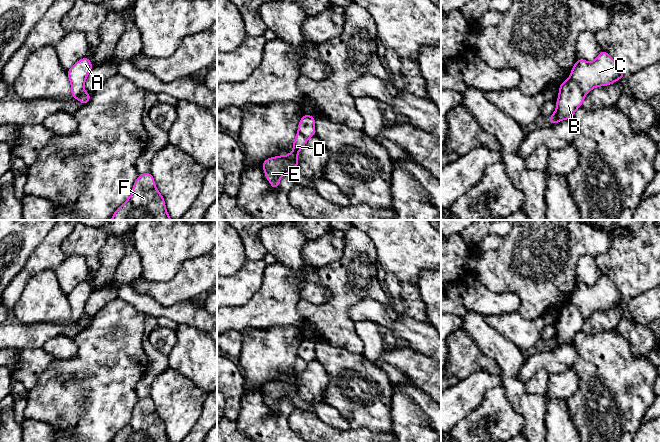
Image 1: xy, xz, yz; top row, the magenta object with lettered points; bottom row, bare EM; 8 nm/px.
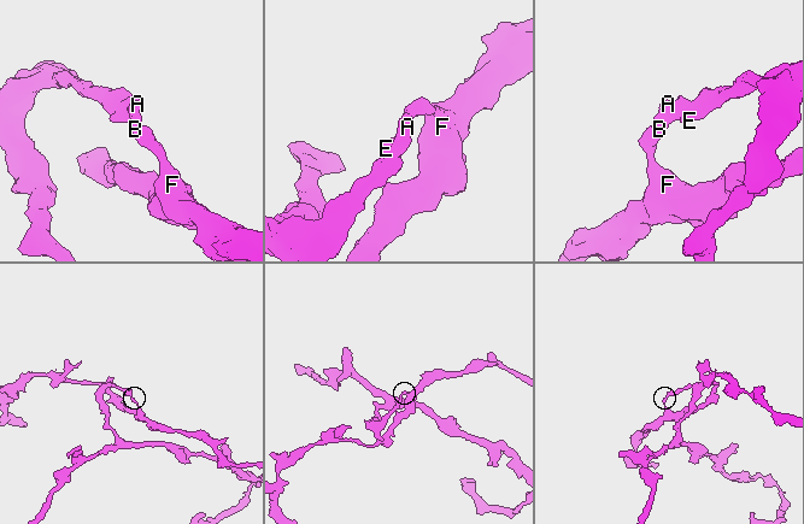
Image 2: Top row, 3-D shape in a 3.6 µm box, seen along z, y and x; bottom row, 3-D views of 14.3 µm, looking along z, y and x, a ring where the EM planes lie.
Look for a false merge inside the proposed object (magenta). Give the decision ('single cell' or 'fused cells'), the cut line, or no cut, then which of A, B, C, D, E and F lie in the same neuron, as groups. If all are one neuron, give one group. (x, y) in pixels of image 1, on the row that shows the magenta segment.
fused cells; cut in yz along (570, 78), (578, 85), (584, 95); A C D E / B F

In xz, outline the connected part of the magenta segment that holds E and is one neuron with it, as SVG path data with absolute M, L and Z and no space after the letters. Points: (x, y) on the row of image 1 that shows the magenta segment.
M297 133L293 142L293 151L289 155L268 158L263 161L264 174L273 189L279 187L280 178L291 174L298 166L298 152L306 145L307 138Z

